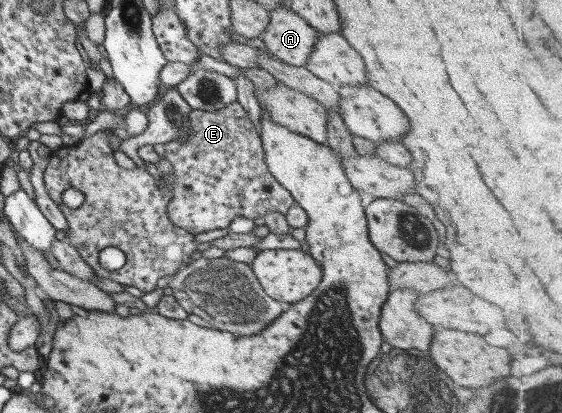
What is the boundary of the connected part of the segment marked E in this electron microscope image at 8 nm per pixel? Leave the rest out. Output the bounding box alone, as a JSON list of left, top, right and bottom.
[162,103,296,236]

